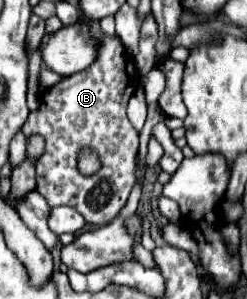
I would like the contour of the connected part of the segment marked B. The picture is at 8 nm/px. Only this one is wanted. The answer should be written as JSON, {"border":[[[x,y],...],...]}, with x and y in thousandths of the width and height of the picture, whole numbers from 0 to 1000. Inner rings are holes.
{"border":[[[352,70],[368,104],[409,124],[409,164],[393,204],[198,291],[166,318],[158,371],[134,371],[93,418],[93,452],[166,452],[182,465],[182,505],[142,532],[150,639],[190,666],[206,692],[279,686],[304,692],[352,746],[433,753],[514,679],[514,659],[547,619],[547,518],[563,498],[555,438],[514,398],[514,338],[563,284],[538,191],[506,157],[449,124],[425,124],[401,77]],[[368,498],[425,538],[425,565],[377,585],[320,572],[320,505]]]}

